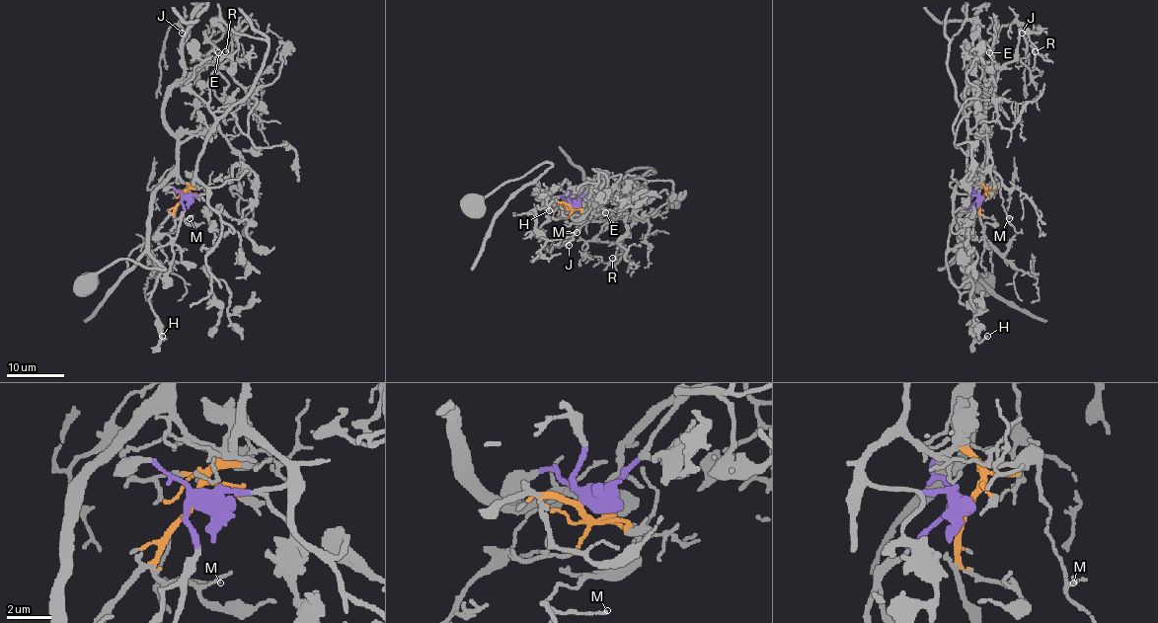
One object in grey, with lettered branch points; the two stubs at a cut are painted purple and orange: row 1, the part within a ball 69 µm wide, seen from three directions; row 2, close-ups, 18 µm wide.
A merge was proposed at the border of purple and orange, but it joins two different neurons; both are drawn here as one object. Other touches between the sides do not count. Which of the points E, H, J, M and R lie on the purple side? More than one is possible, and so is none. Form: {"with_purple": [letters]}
{"with_purple": ["H"]}

